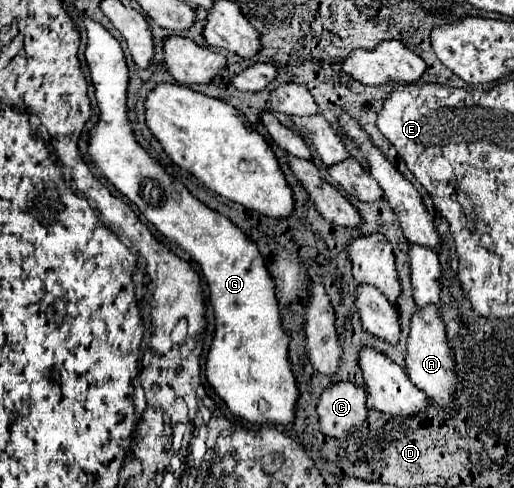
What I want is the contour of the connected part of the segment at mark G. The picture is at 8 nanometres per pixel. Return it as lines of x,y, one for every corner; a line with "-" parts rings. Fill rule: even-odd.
82,18
86,32
88,32
88,46
86,46
86,62
92,74
92,84
96,88
96,102
100,106
100,122
90,132
88,152
92,162
102,174
130,200
134,202
140,212
156,226
160,234
168,240
180,244
202,268
204,278
210,286
210,304
216,316
216,334
214,344
206,358
206,378
214,392
226,402
234,416
240,416
248,422
256,424
292,424
296,420
296,404
300,398
298,382
292,372
292,364
288,358
288,334
282,328
282,316
278,310
276,300
276,284
264,264
262,254
258,252
256,244
246,238
246,234
230,222
226,216
210,210
200,200
196,200
182,182
174,180
164,172
164,168
148,156
148,152
136,142
134,130
130,128
128,120
128,64
122,52
120,42
98,22

